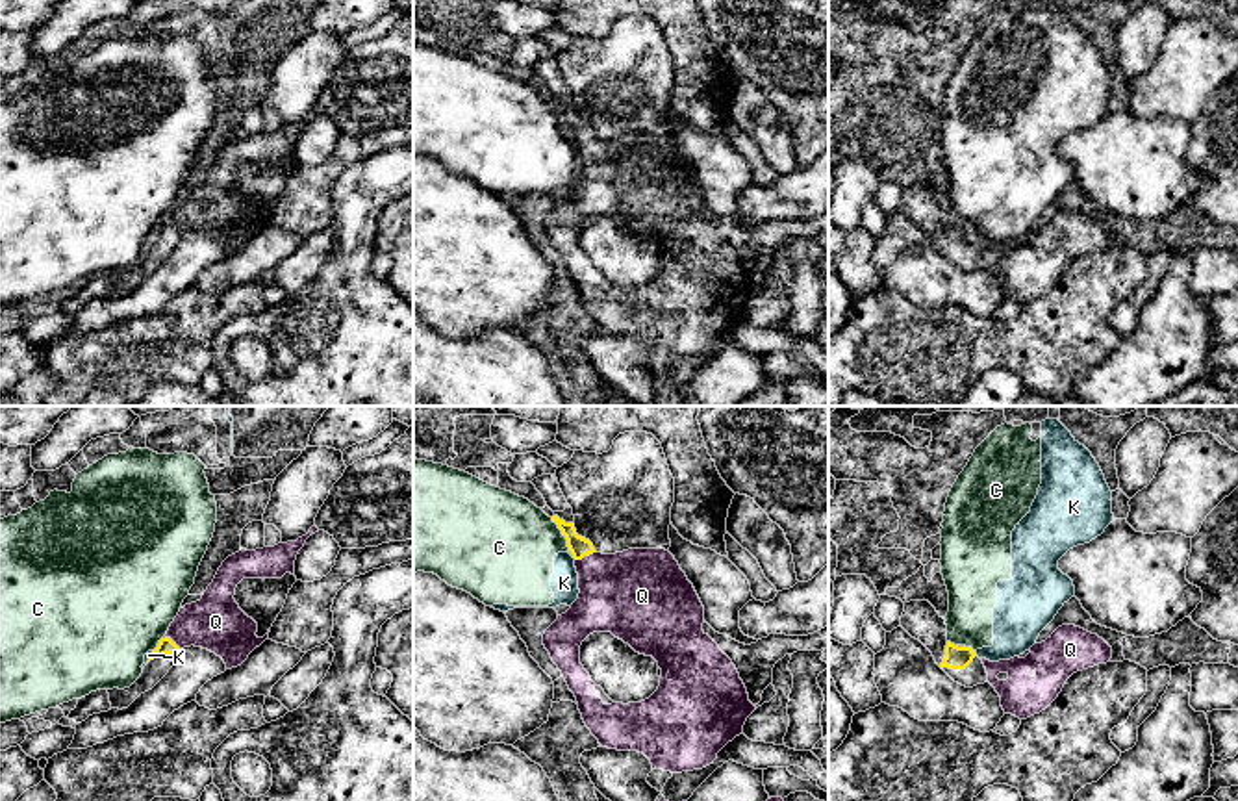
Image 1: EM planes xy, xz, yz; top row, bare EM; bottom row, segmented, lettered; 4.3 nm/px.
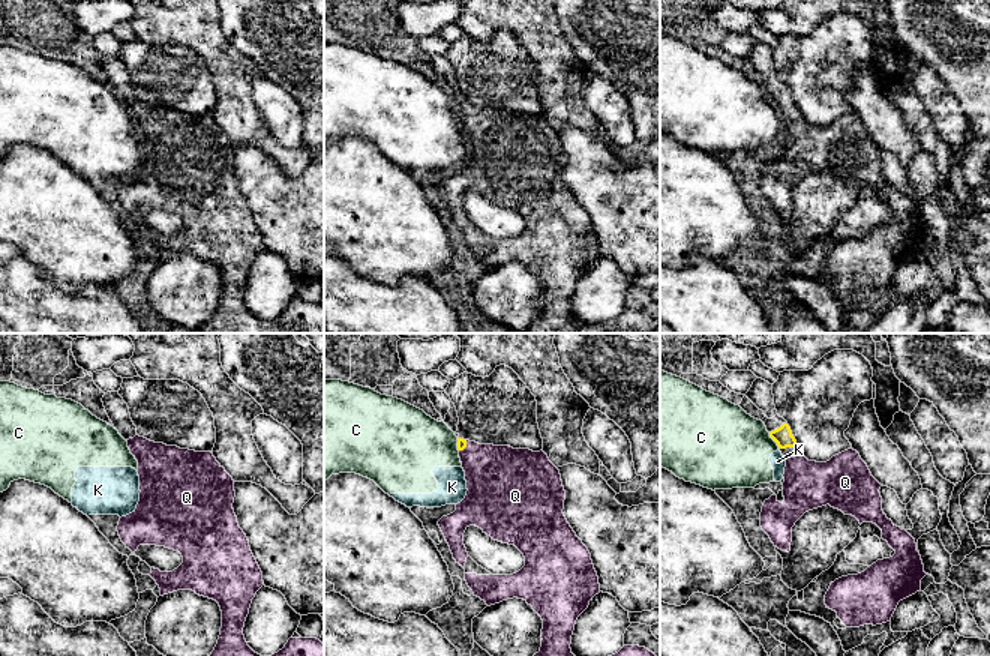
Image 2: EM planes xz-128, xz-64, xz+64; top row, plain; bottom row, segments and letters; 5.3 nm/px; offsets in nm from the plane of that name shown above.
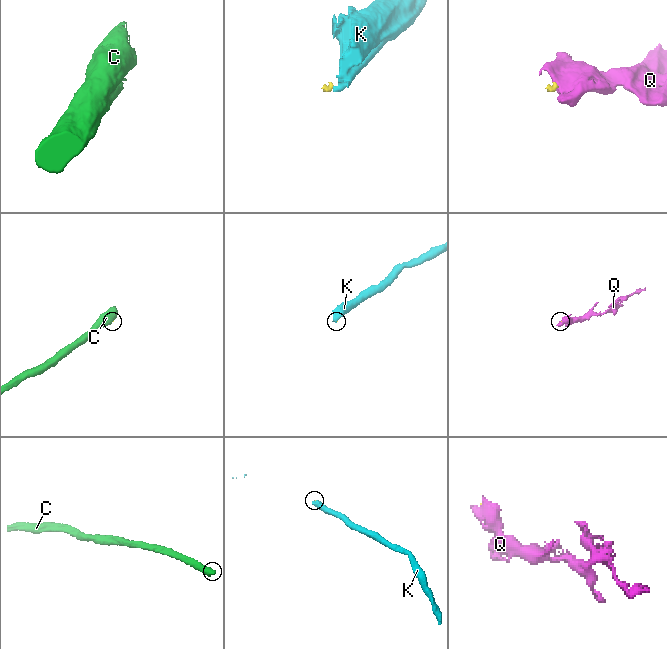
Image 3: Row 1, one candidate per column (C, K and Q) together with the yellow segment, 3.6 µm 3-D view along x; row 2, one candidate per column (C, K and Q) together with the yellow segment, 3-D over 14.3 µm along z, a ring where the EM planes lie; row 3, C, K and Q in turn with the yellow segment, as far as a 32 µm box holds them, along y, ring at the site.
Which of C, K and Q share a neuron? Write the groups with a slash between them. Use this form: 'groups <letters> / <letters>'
groups C K / Q

